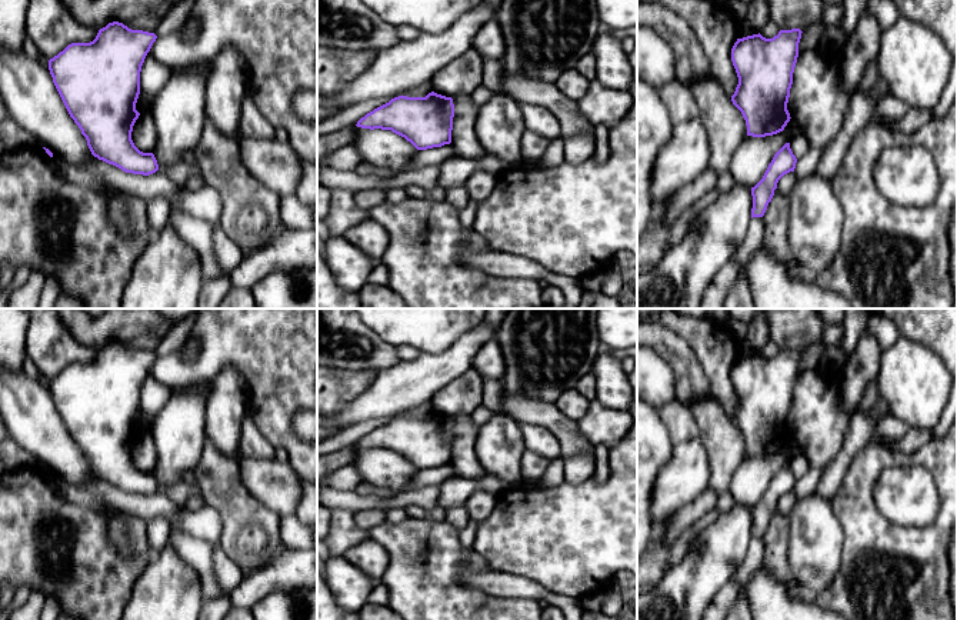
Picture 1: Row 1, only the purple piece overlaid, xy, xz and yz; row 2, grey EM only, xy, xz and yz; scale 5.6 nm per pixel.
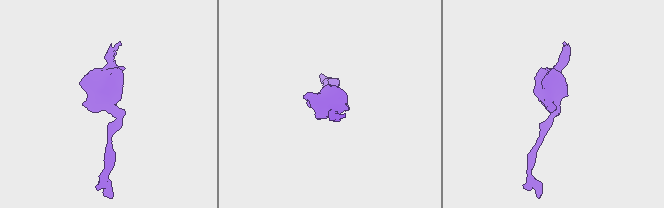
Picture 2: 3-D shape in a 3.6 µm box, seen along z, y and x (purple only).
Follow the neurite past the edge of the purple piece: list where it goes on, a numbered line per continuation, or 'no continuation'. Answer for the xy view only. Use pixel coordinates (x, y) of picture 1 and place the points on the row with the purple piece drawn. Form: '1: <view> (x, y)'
no continuation

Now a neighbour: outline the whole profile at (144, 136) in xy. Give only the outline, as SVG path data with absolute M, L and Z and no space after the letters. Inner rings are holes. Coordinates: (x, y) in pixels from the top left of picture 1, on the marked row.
M150 113L139 116L133 126L131 140L134 146L143 153L151 153L157 143L157 130Z

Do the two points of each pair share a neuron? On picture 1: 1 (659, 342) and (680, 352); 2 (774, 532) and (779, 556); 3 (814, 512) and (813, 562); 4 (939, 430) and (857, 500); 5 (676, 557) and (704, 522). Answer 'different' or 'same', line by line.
1: same
2: same
3: same
4: different
5: same

